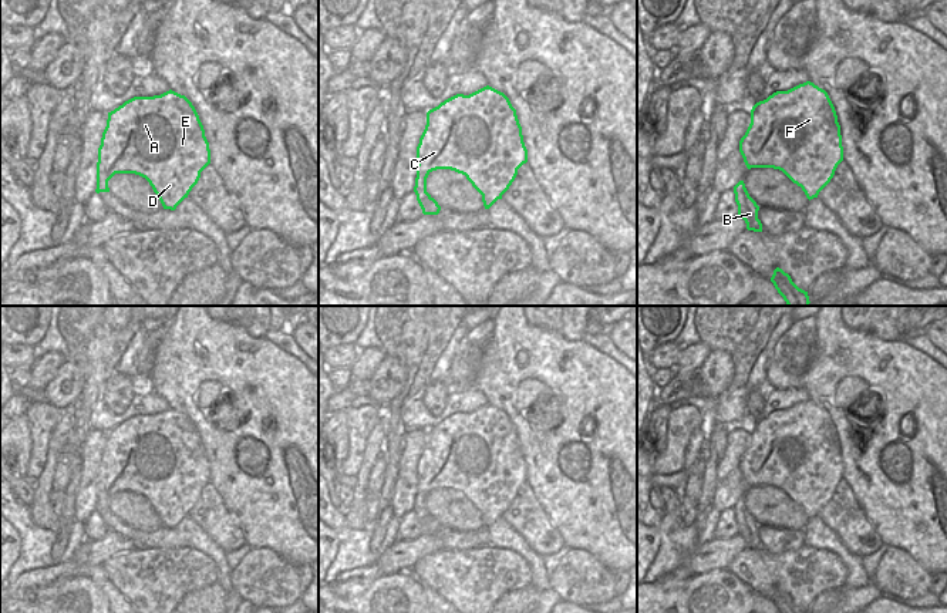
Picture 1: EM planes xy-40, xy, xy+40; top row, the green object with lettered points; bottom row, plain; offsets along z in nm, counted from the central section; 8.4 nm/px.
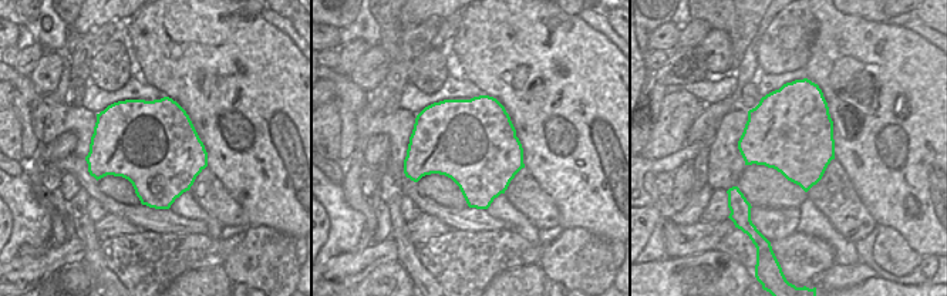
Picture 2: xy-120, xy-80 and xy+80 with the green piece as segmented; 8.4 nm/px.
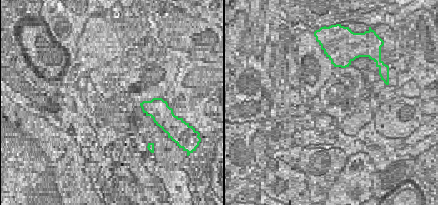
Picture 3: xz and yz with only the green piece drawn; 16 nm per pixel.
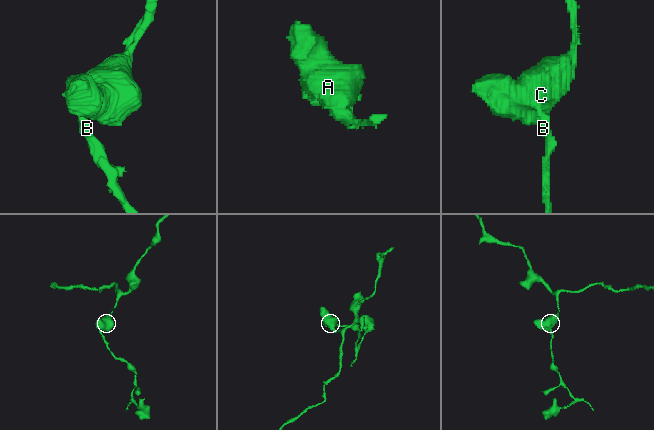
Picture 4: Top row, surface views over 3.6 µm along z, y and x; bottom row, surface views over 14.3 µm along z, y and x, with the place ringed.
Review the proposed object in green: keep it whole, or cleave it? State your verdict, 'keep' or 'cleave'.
keep

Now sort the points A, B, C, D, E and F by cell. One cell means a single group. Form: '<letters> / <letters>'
A B C D E F

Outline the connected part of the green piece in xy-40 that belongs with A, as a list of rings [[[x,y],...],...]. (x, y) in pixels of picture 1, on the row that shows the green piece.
[[[172,90],[154,97],[134,97],[108,112],[97,162],[95,192],[109,192],[108,181],[115,174],[135,174],[145,178],[158,195],[164,209],[175,210],[198,183],[200,172],[210,164],[209,142],[192,102]]]

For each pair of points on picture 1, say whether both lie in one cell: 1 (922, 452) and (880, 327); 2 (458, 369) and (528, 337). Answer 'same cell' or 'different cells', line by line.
1: different cells
2: different cells

